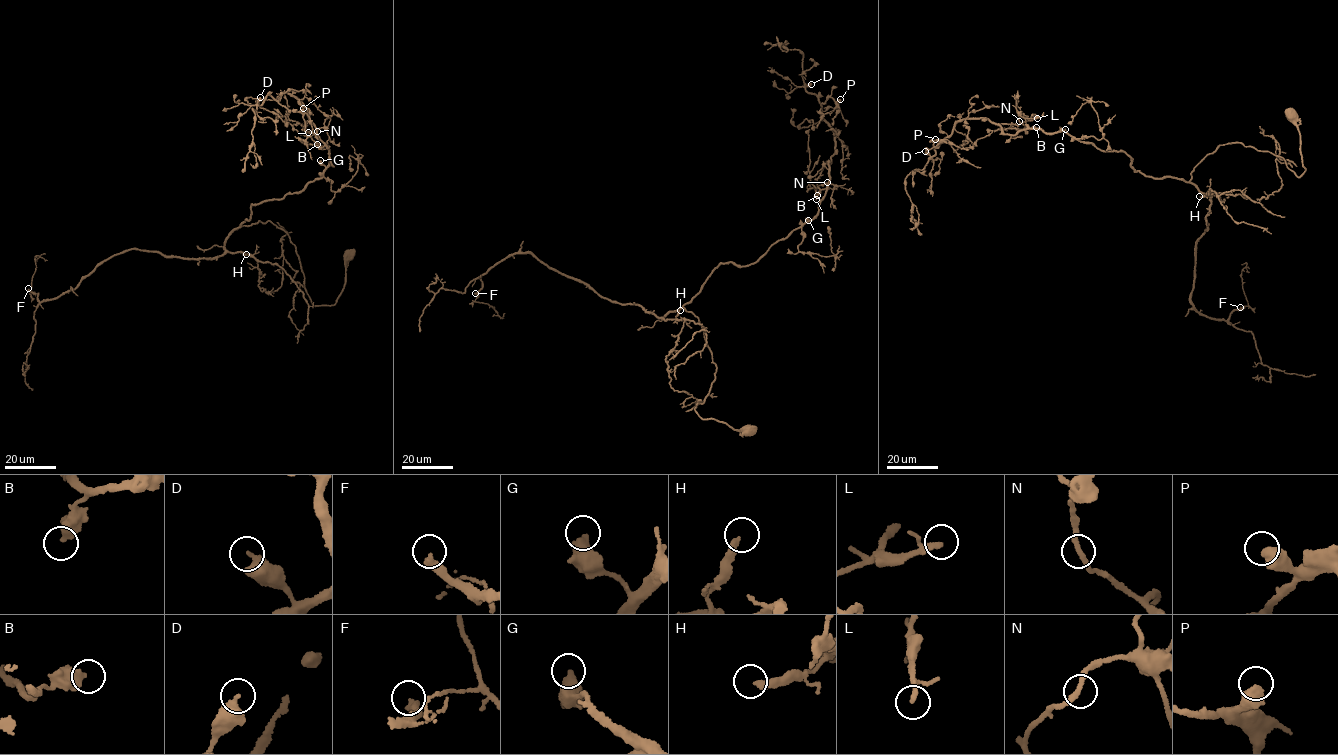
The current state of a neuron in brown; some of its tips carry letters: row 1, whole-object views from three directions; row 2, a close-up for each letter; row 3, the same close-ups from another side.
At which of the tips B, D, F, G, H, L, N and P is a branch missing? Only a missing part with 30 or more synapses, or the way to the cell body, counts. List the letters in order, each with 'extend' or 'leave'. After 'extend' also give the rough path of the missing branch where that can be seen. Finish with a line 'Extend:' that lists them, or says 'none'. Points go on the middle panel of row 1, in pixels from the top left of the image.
B: leave
D: leave
F: extend; missing branch runs (475, 293), (467, 308), (471, 316), (486, 322), (497, 316), (484, 331), (486, 337), (498, 339), (498, 329)
G: leave
H: leave
L: leave
N: leave
P: leave
Extend: F

